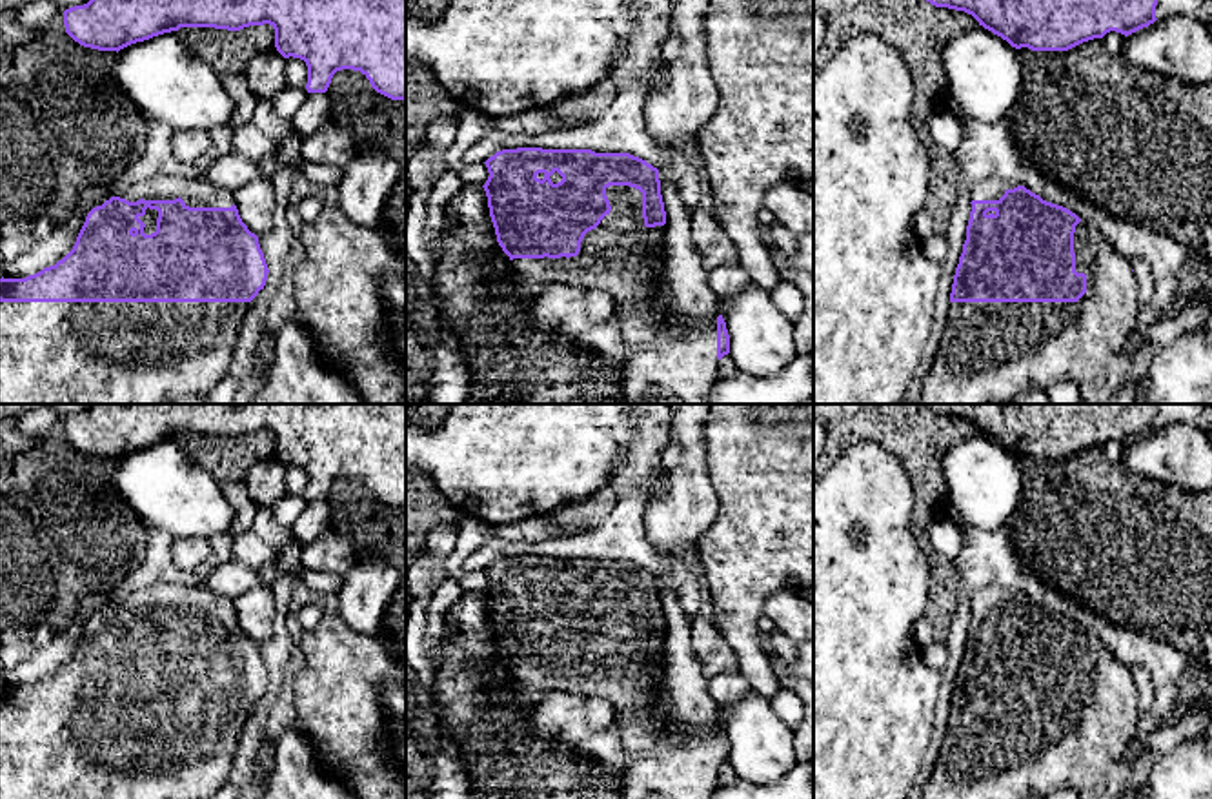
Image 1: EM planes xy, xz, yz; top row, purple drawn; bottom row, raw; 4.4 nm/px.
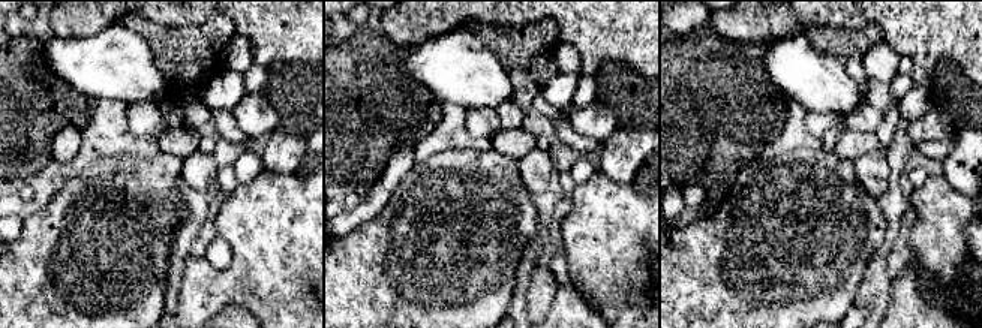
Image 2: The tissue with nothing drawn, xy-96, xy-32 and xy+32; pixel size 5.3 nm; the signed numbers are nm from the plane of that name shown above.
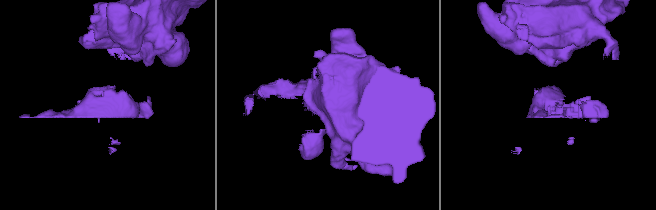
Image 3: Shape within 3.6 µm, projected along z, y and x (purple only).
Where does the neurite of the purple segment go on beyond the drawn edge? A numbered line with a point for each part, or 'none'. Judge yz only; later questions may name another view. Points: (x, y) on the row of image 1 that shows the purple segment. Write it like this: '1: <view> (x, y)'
1: yz (990, 352)

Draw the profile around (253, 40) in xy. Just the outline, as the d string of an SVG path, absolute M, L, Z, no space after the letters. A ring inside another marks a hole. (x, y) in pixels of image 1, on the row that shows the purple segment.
M269 24L249 25L240 31L180 27L177 33L186 47L220 76L246 73L260 53L277 51L275 29Z

